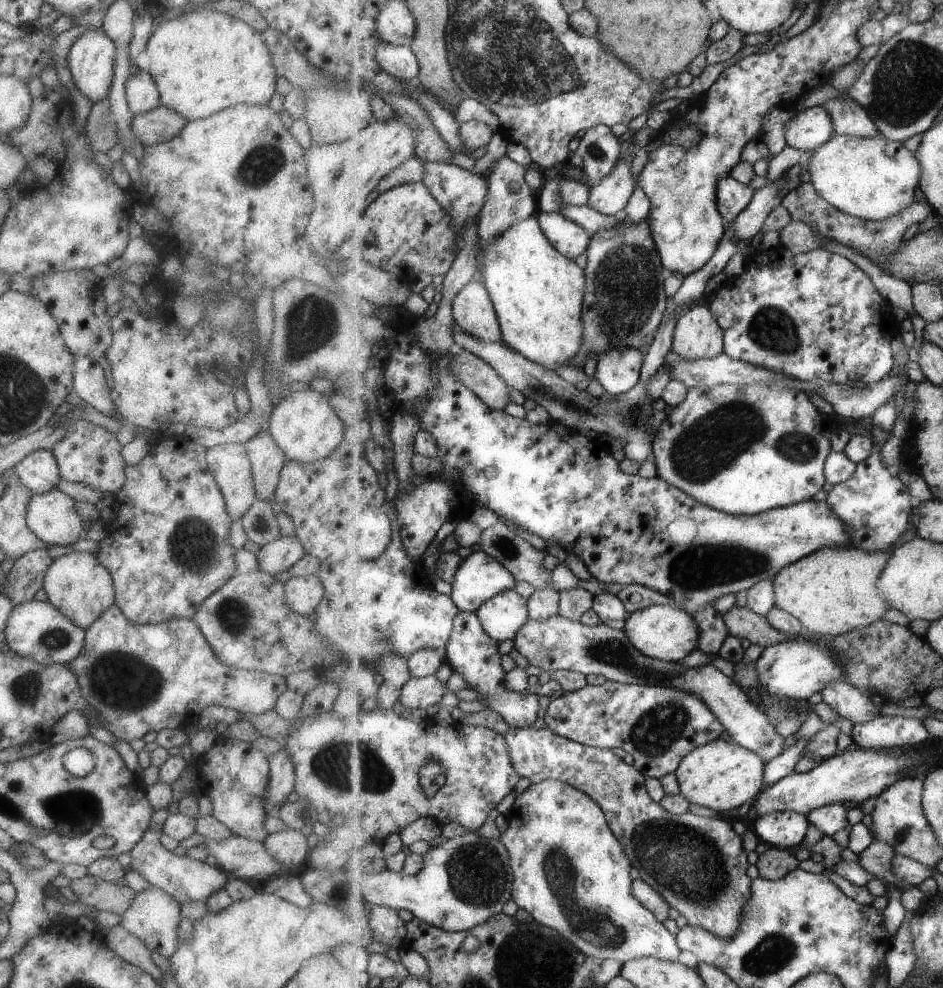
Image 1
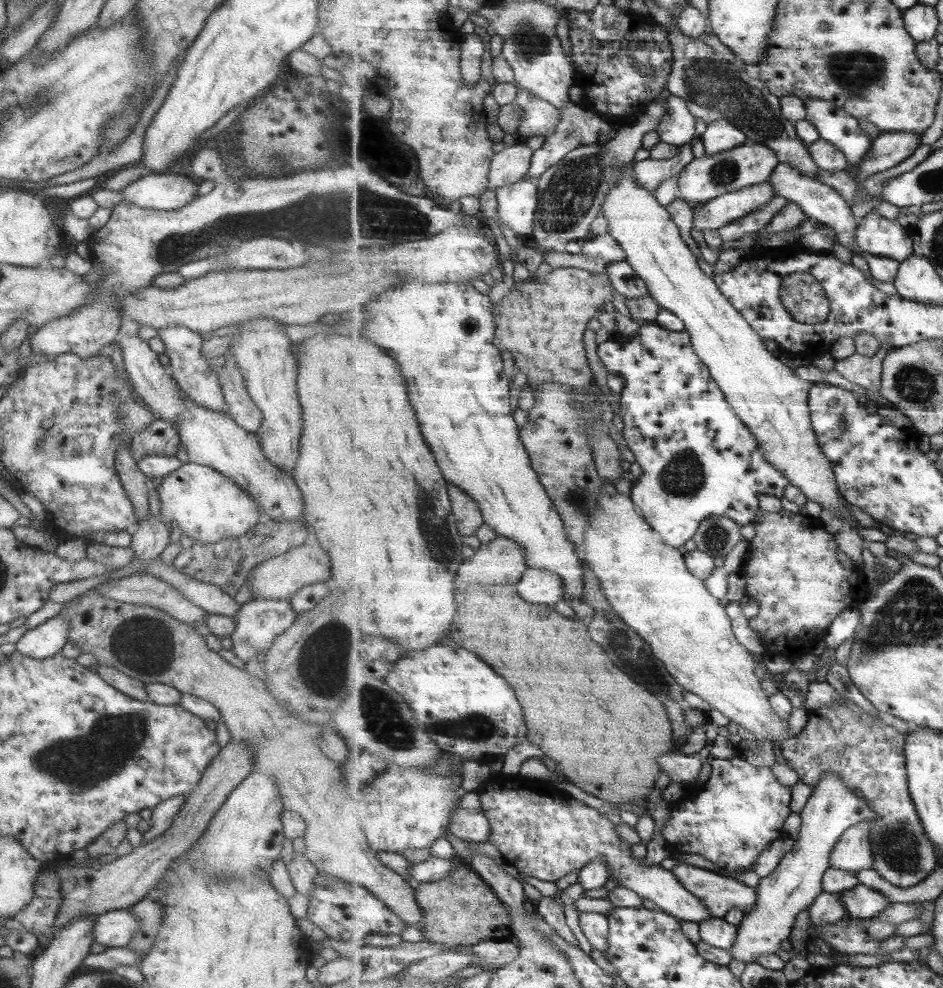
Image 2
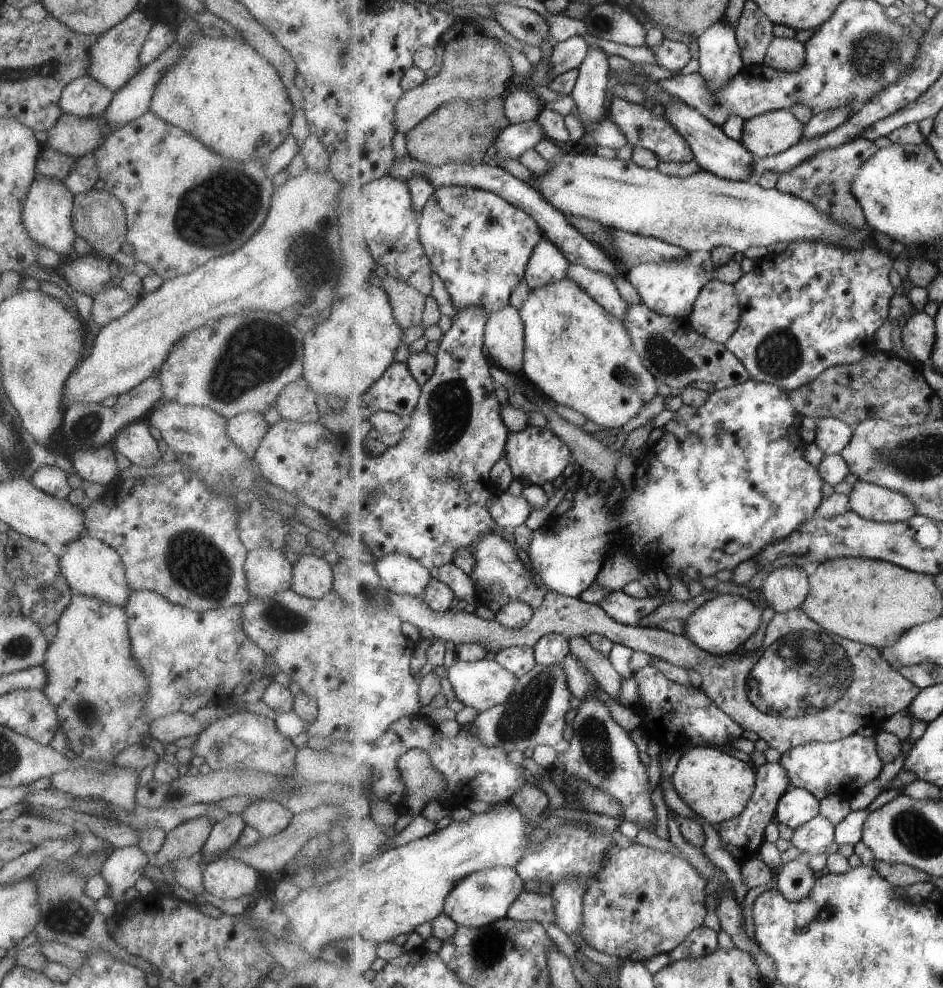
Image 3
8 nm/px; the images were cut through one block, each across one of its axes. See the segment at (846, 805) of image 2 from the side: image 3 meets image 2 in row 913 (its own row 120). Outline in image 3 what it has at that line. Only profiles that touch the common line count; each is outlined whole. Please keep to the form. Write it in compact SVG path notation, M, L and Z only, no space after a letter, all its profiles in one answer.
M777 109L746 120L741 142L755 157L775 156L799 144L805 126L789 109Z

